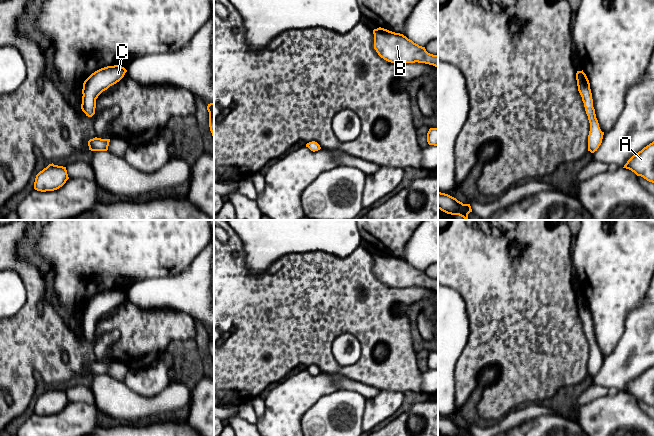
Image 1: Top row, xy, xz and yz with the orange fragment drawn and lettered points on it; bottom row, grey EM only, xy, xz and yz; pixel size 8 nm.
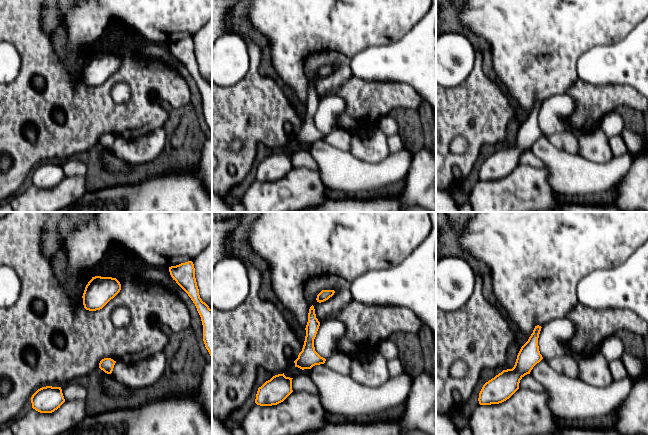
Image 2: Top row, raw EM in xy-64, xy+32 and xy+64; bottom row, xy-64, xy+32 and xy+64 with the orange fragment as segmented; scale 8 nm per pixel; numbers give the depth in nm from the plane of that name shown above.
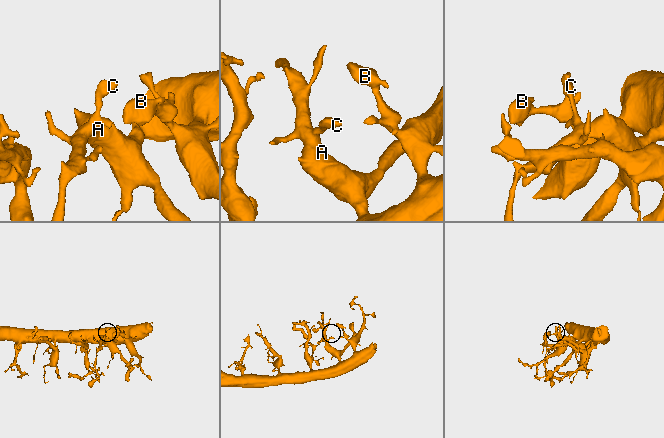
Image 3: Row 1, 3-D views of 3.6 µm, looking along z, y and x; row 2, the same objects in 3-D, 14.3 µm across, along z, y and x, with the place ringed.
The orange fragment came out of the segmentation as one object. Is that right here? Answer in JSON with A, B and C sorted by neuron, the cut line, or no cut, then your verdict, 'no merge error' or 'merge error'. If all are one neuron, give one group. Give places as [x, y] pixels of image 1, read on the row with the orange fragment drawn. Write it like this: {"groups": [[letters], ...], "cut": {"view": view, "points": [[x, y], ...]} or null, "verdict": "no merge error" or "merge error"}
{"groups": [["A", "B", "C"]], "cut": null, "verdict": "no merge error"}

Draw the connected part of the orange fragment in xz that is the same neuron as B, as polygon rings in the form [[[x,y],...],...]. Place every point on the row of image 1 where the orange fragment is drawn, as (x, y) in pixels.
[[[384,28],[373,30],[374,49],[384,60],[395,64],[425,63],[438,68],[438,54],[433,55],[400,33]]]

